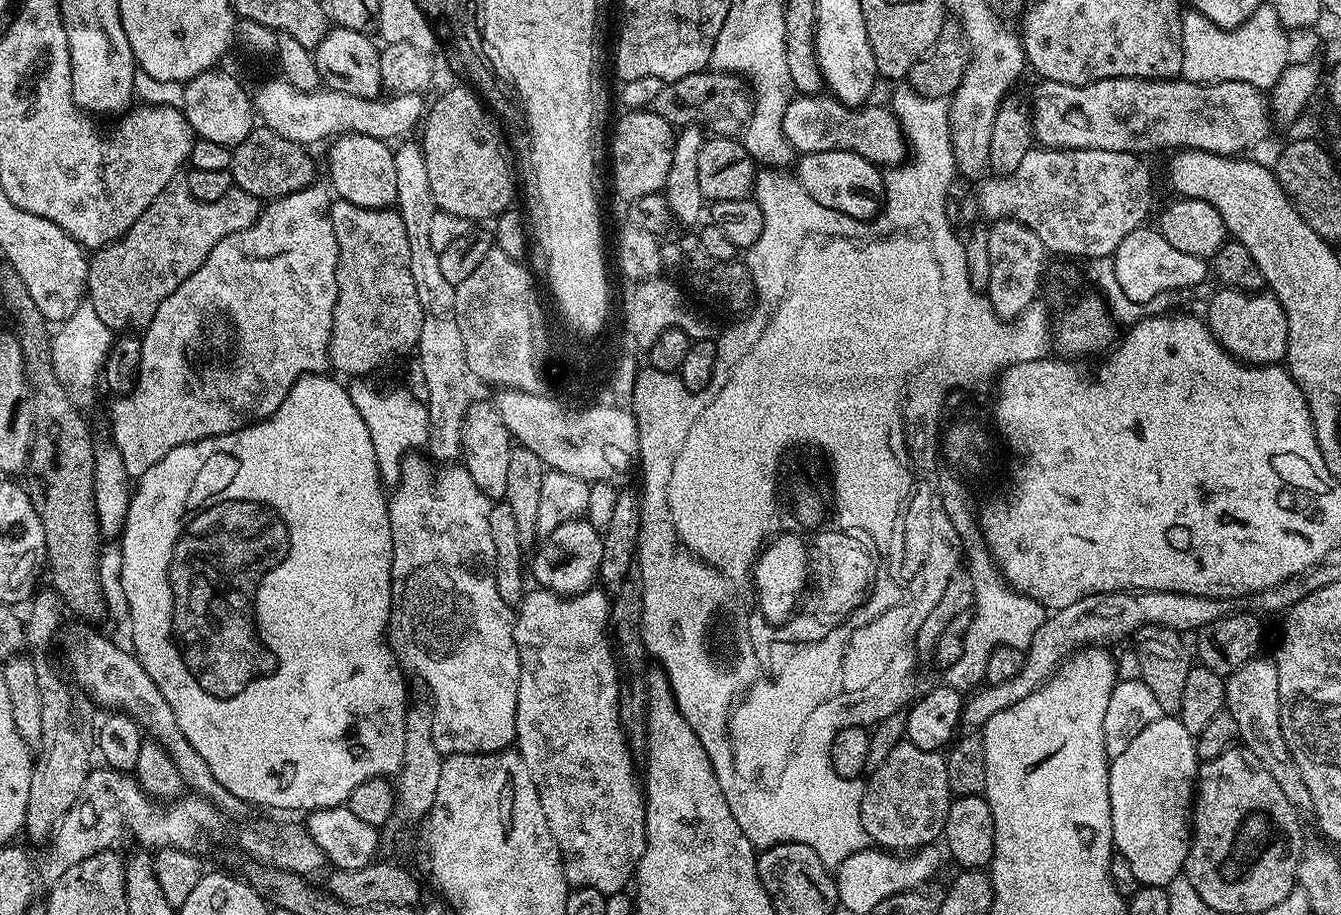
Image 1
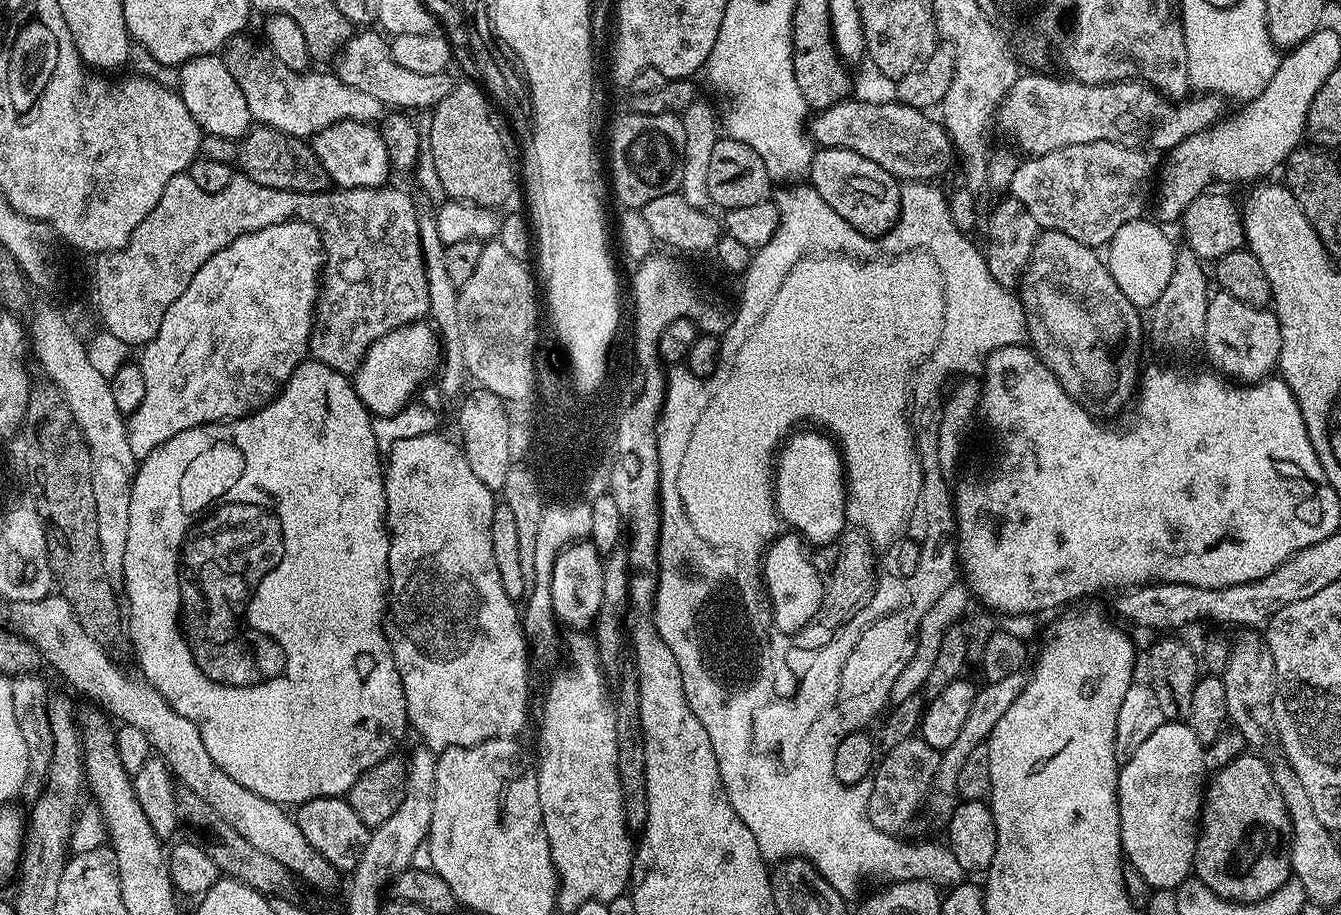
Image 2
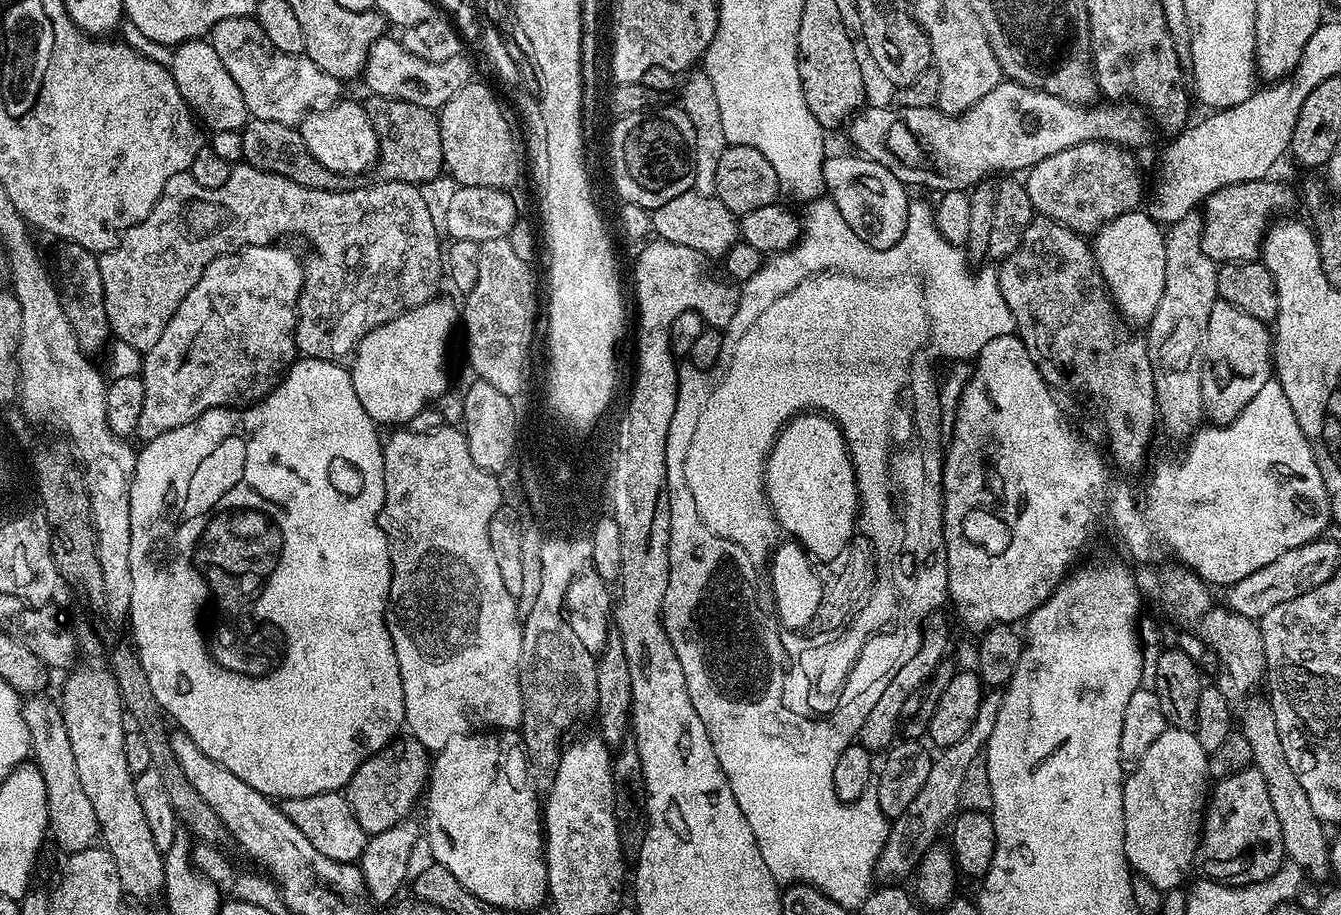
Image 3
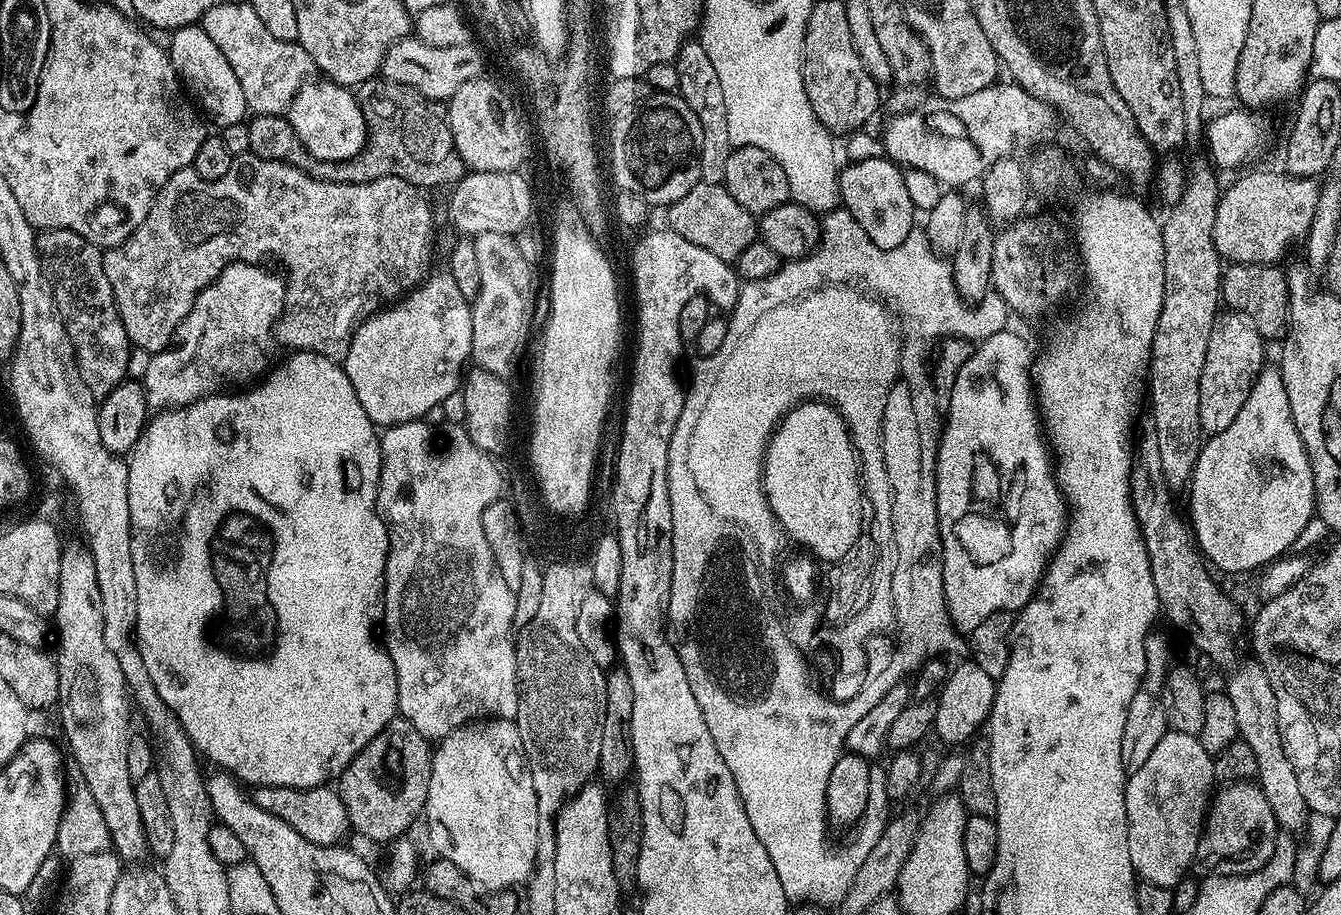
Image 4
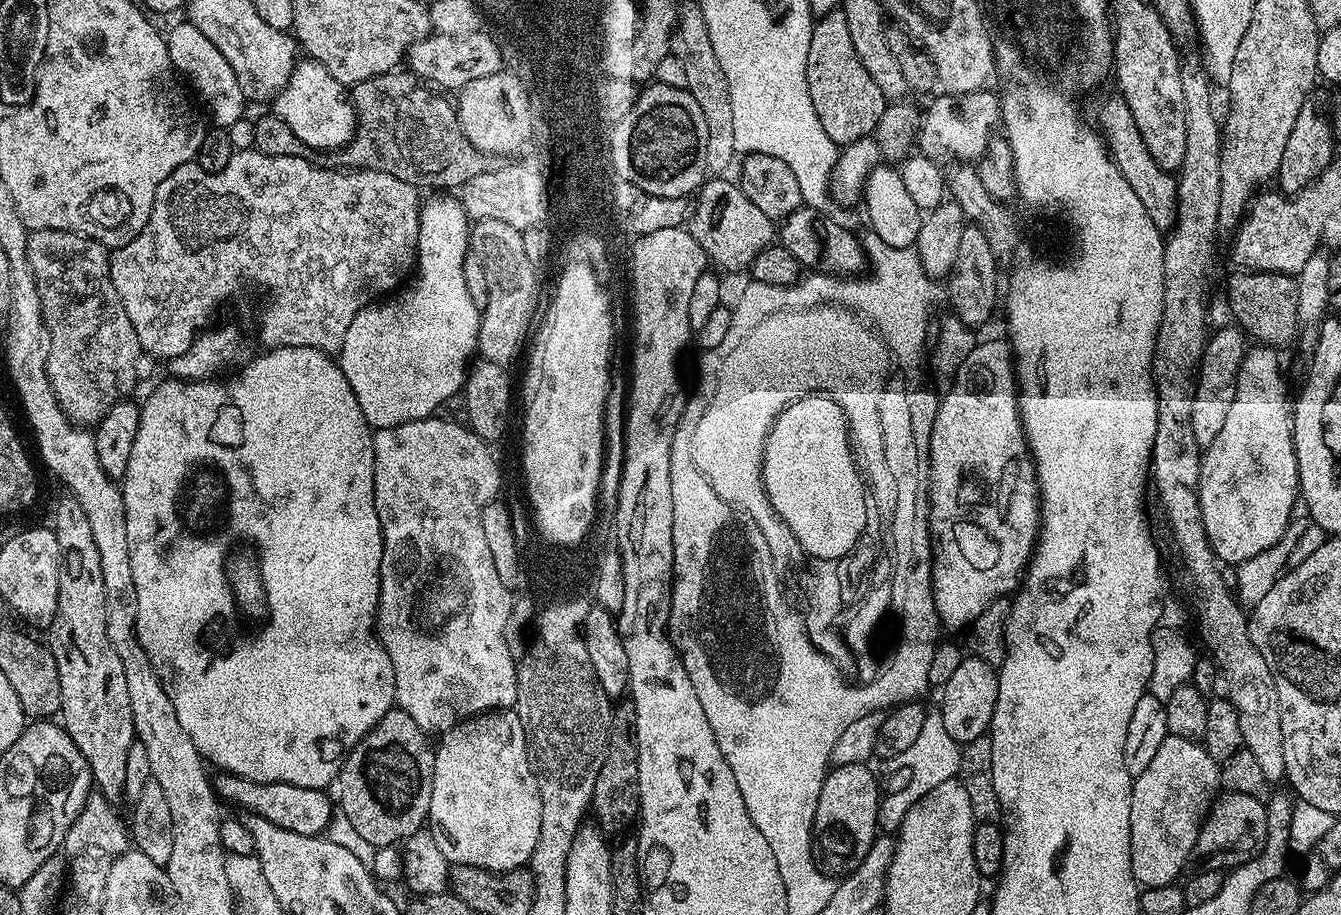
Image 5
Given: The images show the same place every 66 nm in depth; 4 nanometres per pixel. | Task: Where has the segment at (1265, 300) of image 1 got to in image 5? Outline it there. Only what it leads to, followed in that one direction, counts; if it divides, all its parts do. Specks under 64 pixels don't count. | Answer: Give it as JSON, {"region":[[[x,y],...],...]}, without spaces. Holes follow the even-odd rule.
{"region":[[[1239,327],[1220,328],[1209,335],[1204,353],[1200,359],[1200,371],[1196,374],[1196,389],[1194,390],[1193,425],[1194,438],[1198,438],[1200,449],[1209,448],[1222,431],[1226,422],[1226,414],[1230,414],[1230,406],[1234,402],[1236,383],[1240,367],[1246,355],[1246,336]]]}

